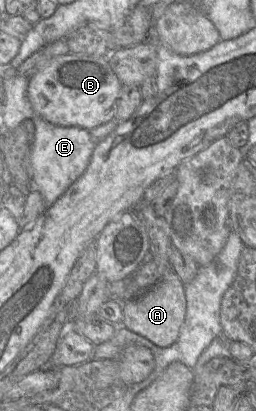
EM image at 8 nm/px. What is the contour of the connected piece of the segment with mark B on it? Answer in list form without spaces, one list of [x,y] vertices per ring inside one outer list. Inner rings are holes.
[[[65,53],[48,61],[29,78],[27,93],[34,111],[47,122],[91,130],[114,119],[122,86],[108,56]]]

